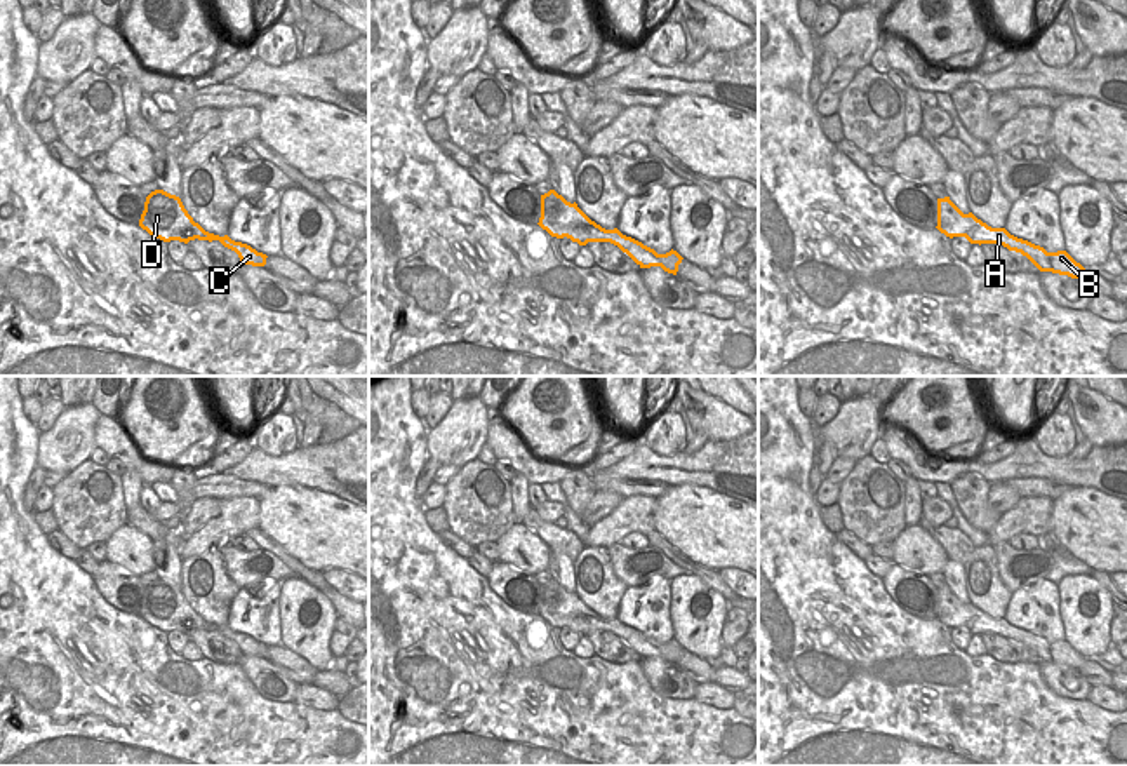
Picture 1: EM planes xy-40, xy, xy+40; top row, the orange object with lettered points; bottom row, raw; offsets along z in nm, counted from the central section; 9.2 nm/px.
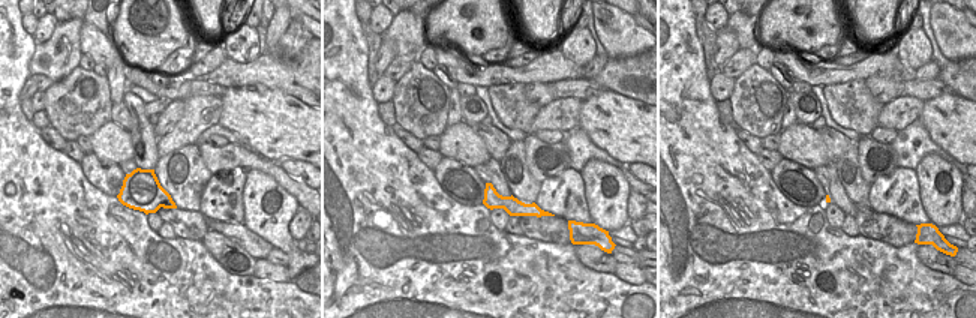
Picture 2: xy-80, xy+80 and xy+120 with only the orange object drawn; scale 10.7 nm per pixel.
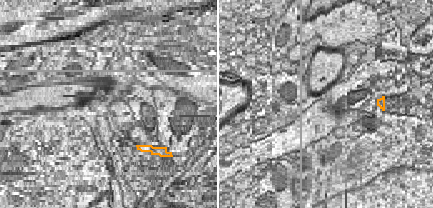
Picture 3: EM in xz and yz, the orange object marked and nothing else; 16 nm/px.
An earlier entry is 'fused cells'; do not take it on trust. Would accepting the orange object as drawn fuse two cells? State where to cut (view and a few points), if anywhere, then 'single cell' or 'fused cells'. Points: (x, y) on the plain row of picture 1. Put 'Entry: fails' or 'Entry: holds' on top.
Entry: fails
no cut | single cell

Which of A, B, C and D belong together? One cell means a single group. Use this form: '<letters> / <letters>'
A B C D

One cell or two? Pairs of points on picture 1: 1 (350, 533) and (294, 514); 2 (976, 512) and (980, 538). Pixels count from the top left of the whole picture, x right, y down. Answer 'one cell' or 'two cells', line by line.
1: one cell
2: two cells

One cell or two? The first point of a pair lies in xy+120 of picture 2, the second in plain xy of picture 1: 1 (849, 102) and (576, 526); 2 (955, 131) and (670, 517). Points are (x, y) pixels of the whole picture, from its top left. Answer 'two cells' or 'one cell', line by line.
1: two cells
2: one cell

